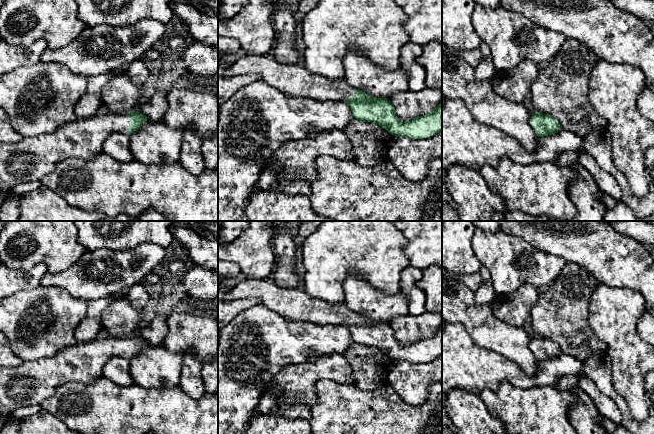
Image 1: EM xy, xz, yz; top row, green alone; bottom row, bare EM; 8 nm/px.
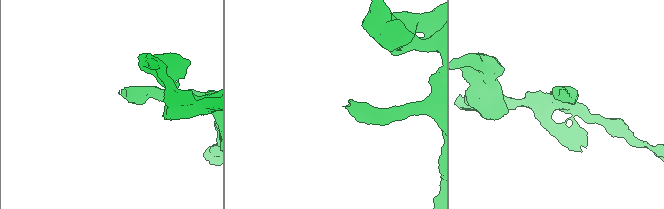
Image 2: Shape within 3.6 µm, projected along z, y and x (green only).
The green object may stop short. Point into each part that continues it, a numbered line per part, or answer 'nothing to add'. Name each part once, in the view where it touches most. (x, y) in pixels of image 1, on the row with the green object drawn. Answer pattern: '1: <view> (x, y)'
1: xy (32, 158)

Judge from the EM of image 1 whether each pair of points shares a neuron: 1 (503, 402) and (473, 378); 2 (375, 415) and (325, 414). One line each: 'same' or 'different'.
1: different
2: same

